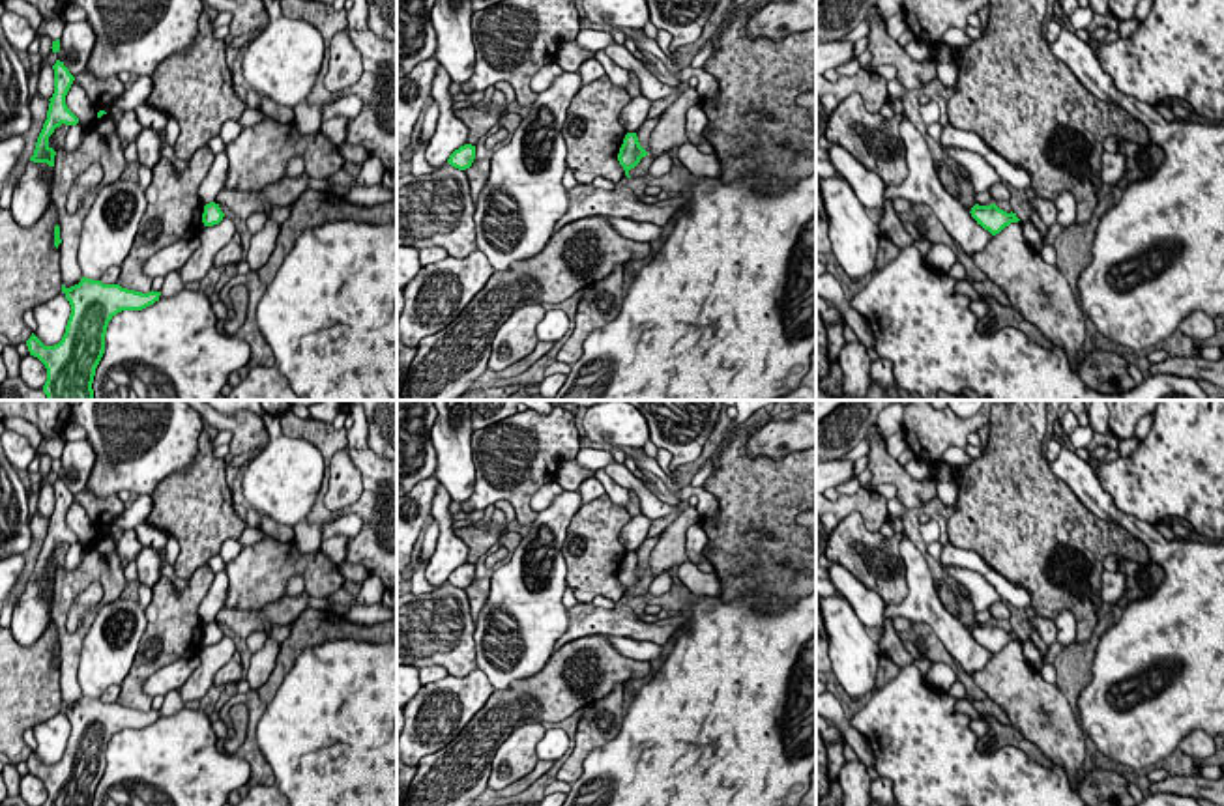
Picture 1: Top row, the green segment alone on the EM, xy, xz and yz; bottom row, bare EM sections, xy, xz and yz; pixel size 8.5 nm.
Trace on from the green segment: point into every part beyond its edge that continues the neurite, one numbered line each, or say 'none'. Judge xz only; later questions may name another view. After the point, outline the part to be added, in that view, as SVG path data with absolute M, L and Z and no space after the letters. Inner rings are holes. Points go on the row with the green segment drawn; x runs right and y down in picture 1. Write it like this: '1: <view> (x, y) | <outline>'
none

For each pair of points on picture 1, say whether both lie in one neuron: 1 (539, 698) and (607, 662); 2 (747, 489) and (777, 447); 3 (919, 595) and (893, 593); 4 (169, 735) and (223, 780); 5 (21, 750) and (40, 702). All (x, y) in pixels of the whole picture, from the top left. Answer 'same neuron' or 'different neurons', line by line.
1: same neuron
2: different neurons
3: different neurons
4: same neuron
5: same neuron

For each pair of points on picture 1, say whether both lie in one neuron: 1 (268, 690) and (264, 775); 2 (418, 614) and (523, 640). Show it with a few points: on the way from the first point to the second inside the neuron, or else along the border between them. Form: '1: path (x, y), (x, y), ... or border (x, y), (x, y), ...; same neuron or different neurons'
1: border (255, 690), (266, 705); different neurons
2: border (476, 623), (472, 640); different neurons

